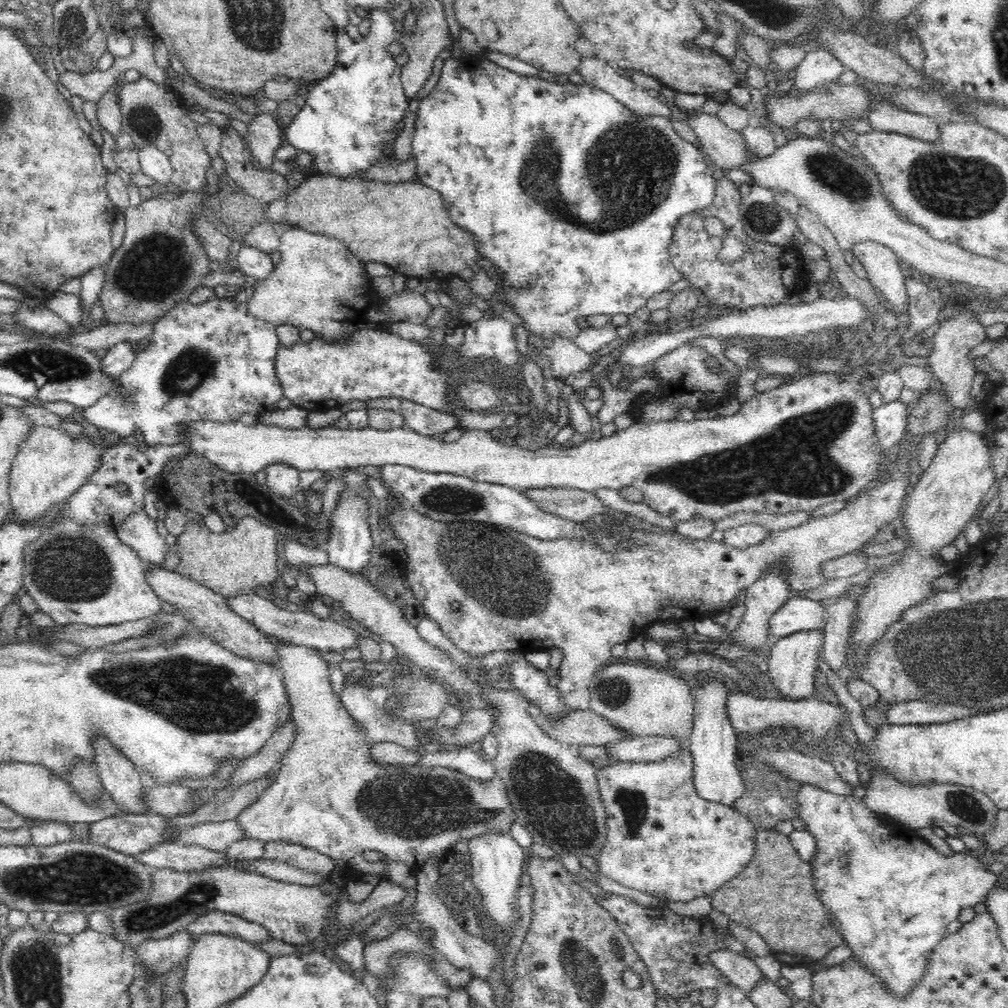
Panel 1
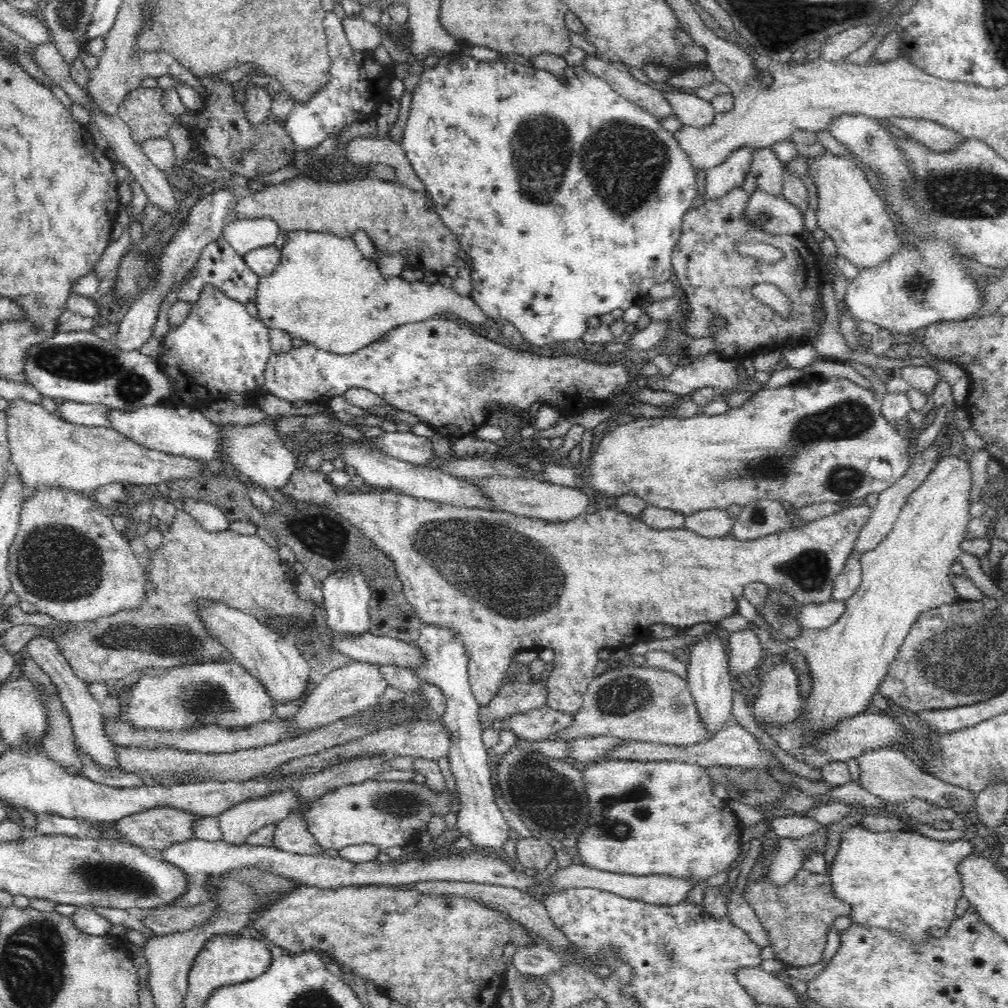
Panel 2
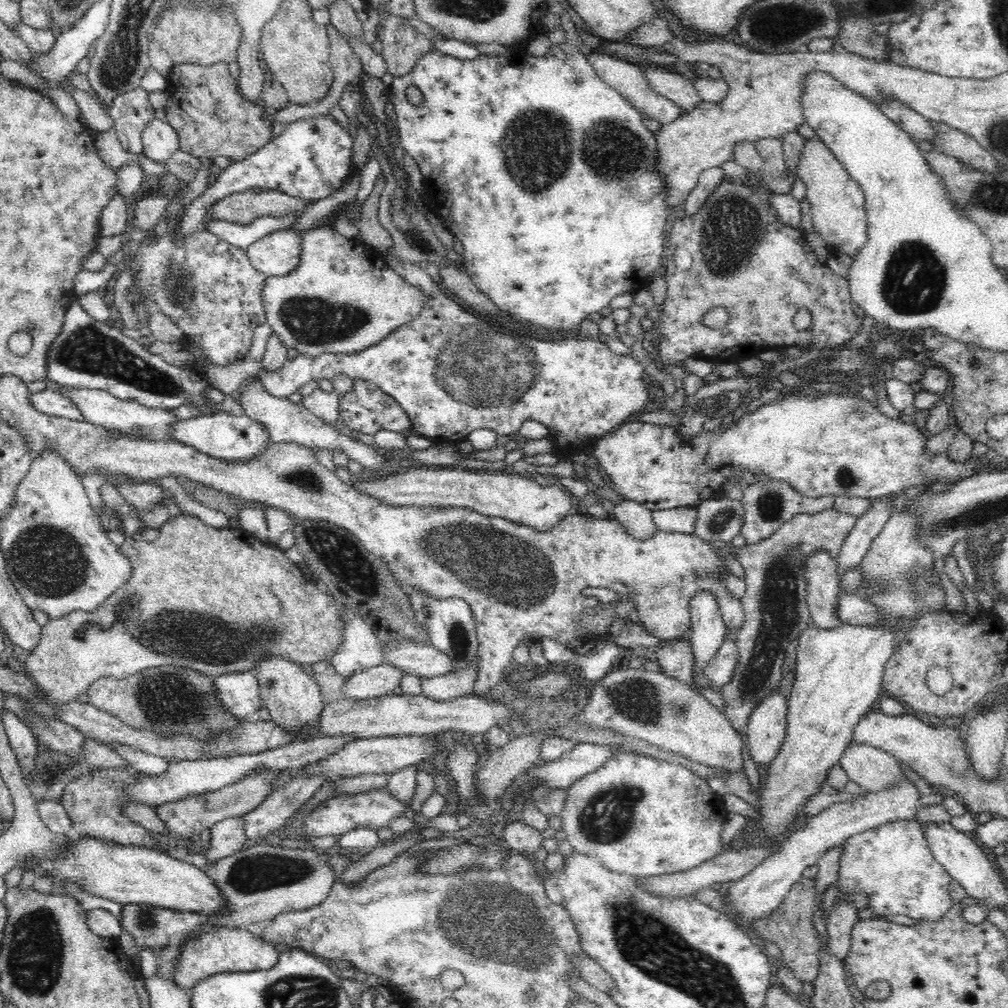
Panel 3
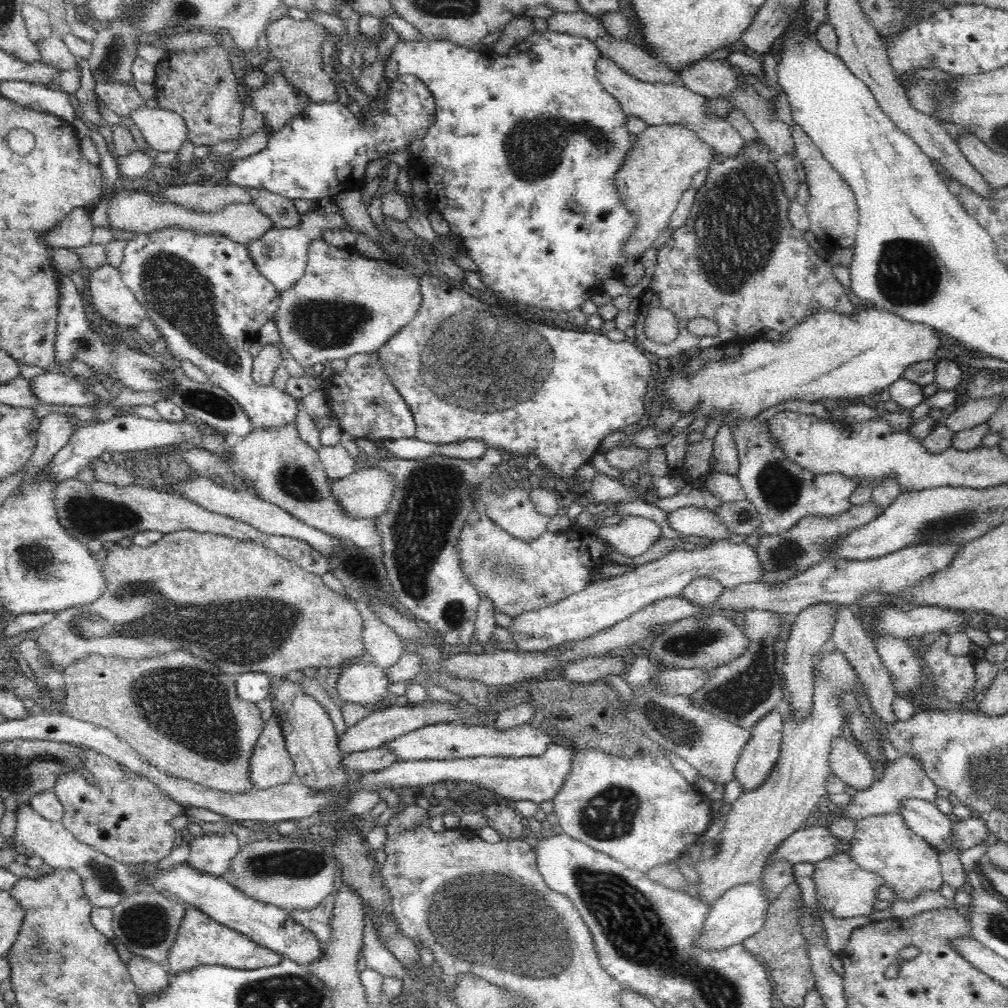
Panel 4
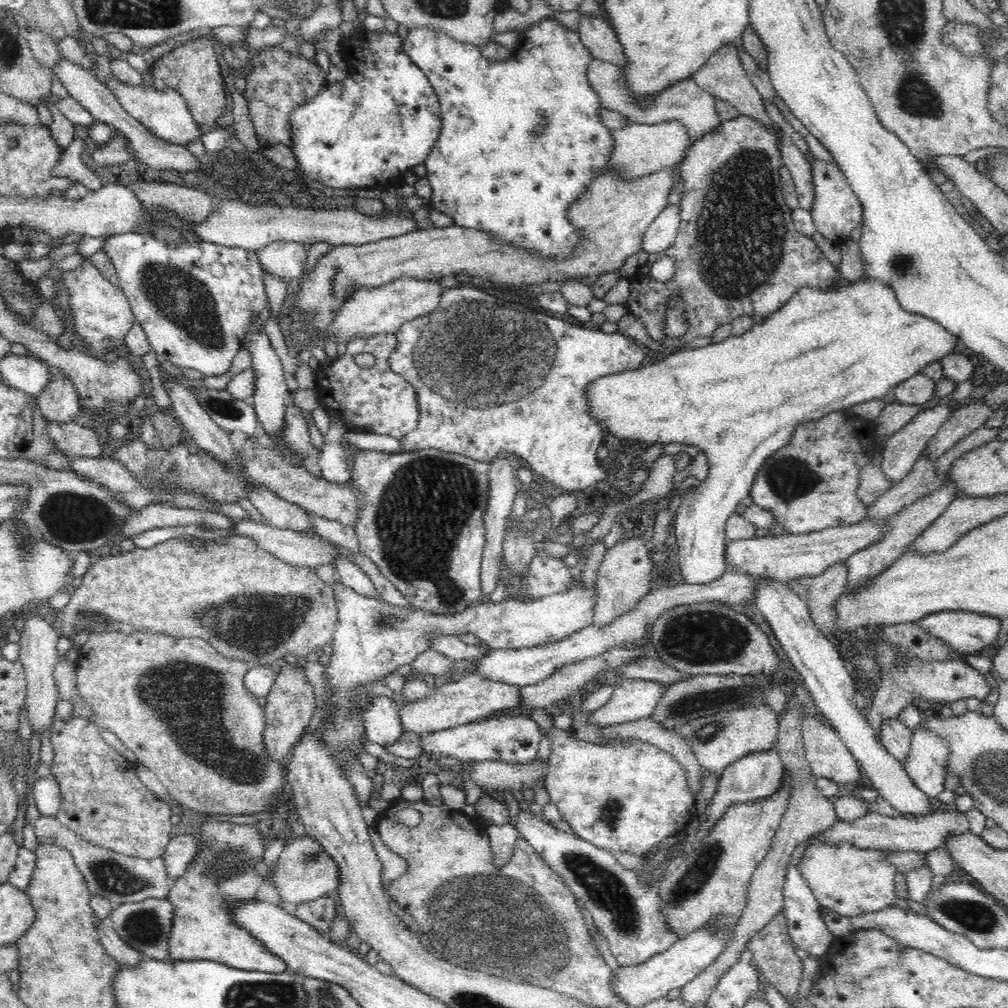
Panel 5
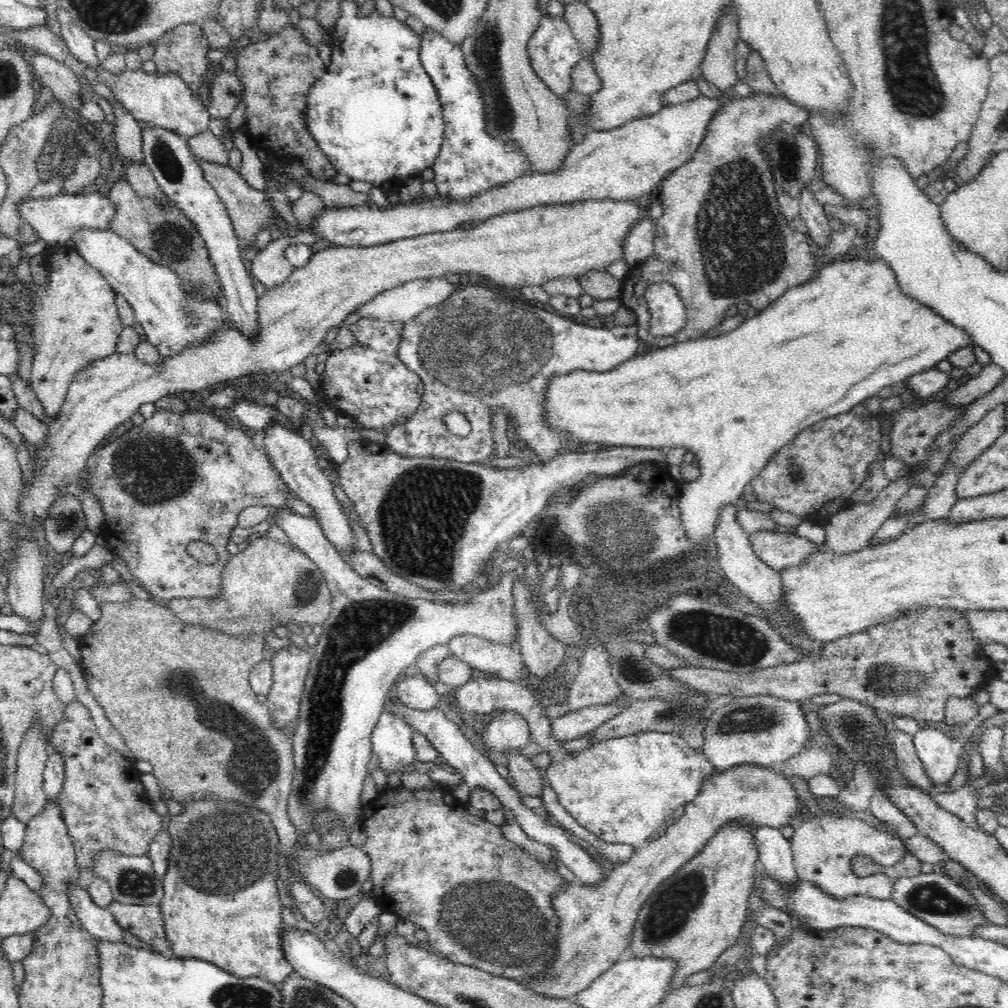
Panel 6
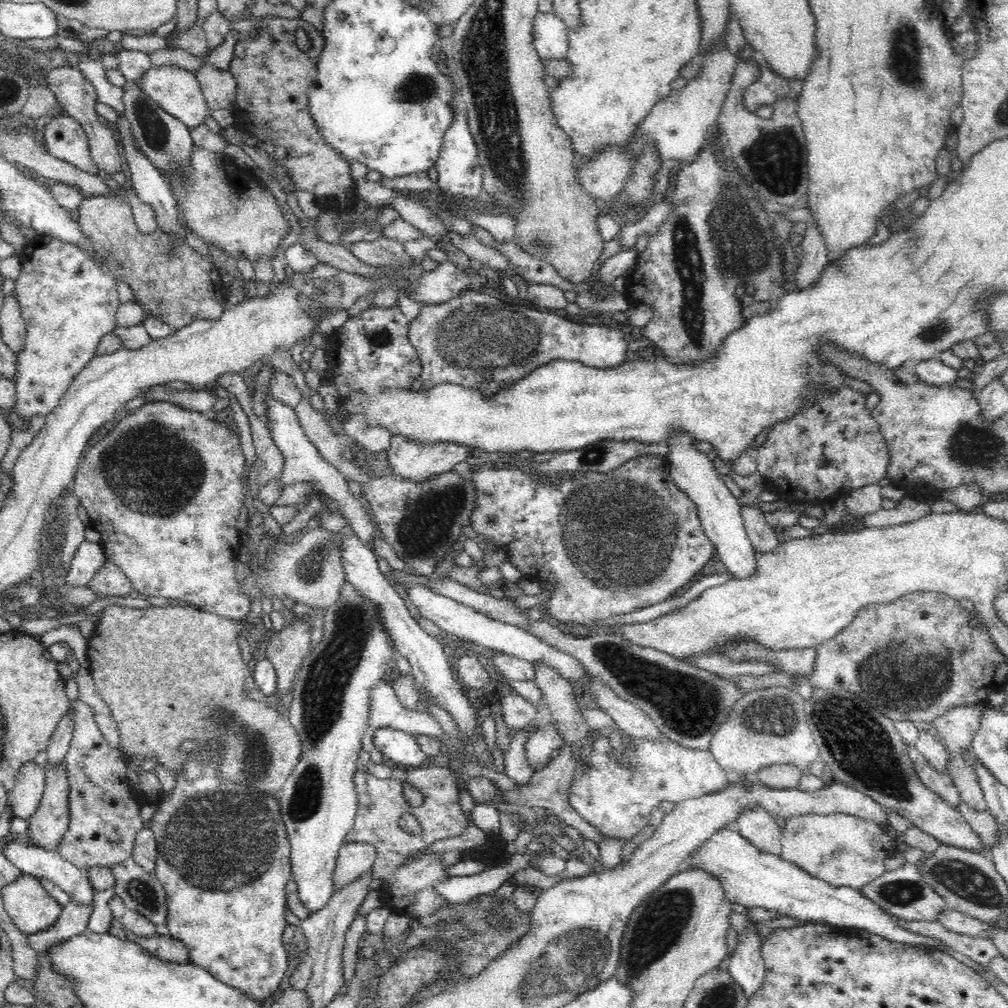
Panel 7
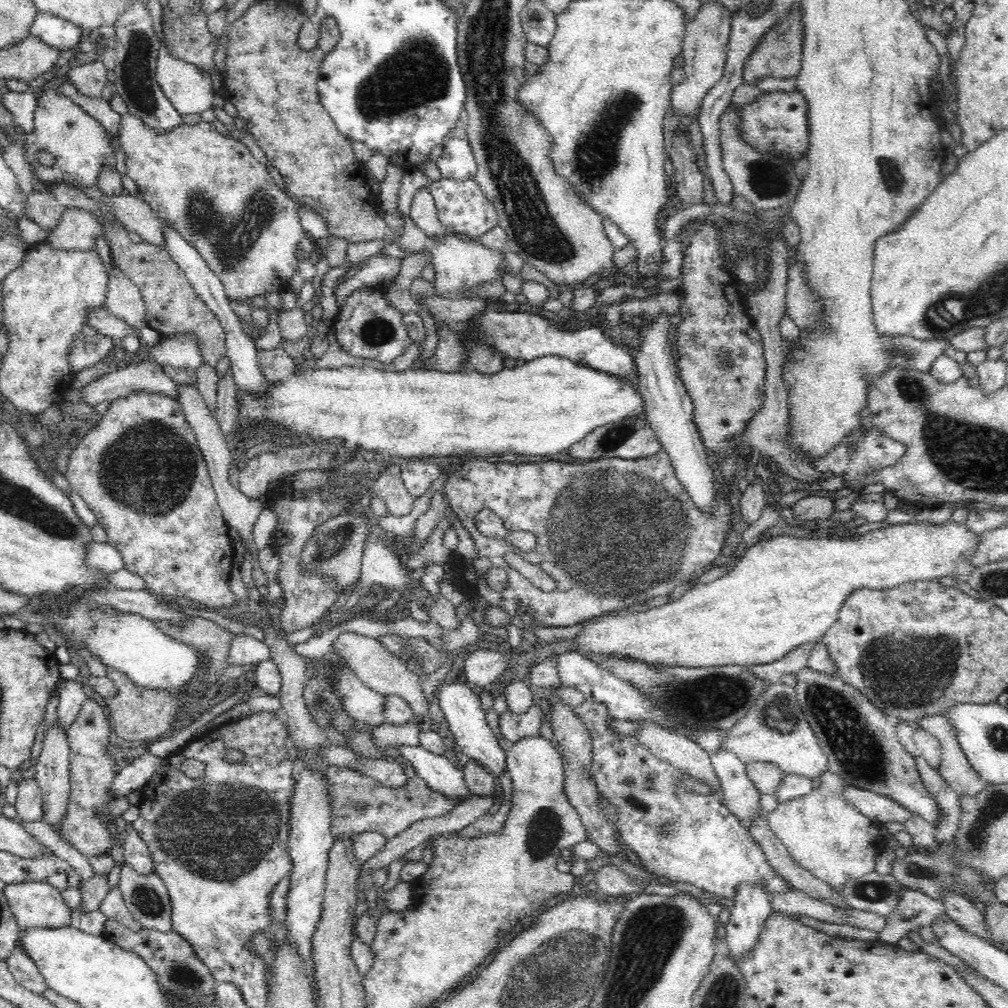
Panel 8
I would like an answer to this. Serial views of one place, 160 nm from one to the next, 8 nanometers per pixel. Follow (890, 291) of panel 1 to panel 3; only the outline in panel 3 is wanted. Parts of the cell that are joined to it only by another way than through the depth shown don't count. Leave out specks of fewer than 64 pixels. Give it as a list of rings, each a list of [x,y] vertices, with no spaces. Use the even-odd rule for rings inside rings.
[[[820,138],[804,142],[804,150],[796,170],[806,185],[806,199],[811,207],[810,222],[813,230],[826,241],[827,246],[834,246],[839,253],[856,259],[868,242],[866,198],[860,184],[848,175],[846,167]]]

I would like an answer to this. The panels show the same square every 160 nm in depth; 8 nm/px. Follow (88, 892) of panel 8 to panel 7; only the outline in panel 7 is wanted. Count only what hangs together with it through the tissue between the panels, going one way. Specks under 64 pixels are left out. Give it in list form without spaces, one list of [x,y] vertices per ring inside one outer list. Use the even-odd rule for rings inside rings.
[[[71,900],[66,906],[63,906],[63,911],[54,924],[36,934],[26,936],[28,945],[41,953],[48,947],[83,934],[87,931],[93,908],[92,904],[79,904]]]

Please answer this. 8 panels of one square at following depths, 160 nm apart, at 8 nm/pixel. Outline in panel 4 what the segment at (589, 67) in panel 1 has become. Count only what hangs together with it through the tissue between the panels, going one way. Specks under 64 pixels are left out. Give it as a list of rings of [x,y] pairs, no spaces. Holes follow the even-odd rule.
[[[600,57],[596,63],[598,82],[616,98],[618,106],[626,116],[637,116],[646,122],[646,126],[661,124],[680,124],[692,129],[698,139],[706,141],[714,148],[715,152],[724,156],[740,156],[745,140],[740,133],[726,120],[722,120],[717,114],[711,114],[707,110],[709,99],[697,92],[692,92],[681,84],[650,84],[630,76],[622,67],[614,61]]]

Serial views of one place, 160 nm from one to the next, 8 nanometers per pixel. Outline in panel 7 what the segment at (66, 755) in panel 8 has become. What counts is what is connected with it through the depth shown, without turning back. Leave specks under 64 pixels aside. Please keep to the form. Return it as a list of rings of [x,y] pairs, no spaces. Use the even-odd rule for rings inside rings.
[[[65,761],[58,766],[45,764],[46,787],[38,811],[29,818],[25,834],[36,848],[58,852],[60,842],[68,830],[69,780]]]

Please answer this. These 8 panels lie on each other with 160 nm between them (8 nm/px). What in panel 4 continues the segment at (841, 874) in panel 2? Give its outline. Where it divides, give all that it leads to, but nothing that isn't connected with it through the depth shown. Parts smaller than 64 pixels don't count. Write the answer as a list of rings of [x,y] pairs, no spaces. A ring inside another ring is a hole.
[[[900,813],[868,816],[855,825],[856,832],[851,839],[849,857],[857,866],[881,876],[885,884],[894,889],[894,903],[912,902],[924,890],[940,893],[944,882],[938,851],[921,836],[912,832]]]

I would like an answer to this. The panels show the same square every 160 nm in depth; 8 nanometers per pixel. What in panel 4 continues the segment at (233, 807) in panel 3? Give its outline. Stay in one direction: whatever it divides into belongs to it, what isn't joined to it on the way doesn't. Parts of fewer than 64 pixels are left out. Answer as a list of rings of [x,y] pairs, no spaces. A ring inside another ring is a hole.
[[[274,711],[255,744],[248,773],[254,791],[295,780],[294,761],[283,739],[282,723],[283,718],[278,717]]]

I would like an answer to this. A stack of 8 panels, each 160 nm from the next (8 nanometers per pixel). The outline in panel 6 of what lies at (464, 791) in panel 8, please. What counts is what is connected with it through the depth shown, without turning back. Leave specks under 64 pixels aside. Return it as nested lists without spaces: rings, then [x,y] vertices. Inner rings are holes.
[[[384,708],[371,737],[372,752],[378,755],[383,770],[403,772],[414,762],[412,736],[413,729],[406,721],[396,718],[390,708]]]

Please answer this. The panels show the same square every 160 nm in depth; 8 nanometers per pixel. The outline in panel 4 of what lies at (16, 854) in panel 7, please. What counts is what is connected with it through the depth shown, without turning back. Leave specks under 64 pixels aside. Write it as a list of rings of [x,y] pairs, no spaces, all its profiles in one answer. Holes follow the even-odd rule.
[[[135,955],[126,967],[138,993],[152,998],[158,996],[164,988],[168,988],[168,972],[159,963]]]

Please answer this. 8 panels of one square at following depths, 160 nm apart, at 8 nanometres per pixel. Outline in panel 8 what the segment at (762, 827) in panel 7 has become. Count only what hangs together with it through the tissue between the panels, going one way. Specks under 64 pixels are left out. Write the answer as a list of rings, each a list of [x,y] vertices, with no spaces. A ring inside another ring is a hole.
[[[721,750],[711,753],[711,763],[724,791],[722,803],[739,818],[750,824],[762,813],[761,793],[746,772],[744,764],[733,752]]]

